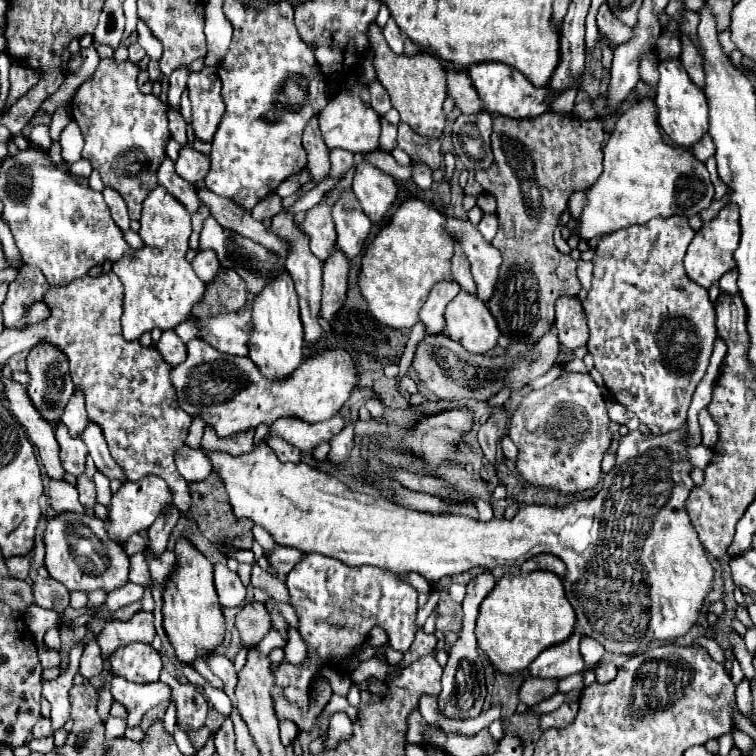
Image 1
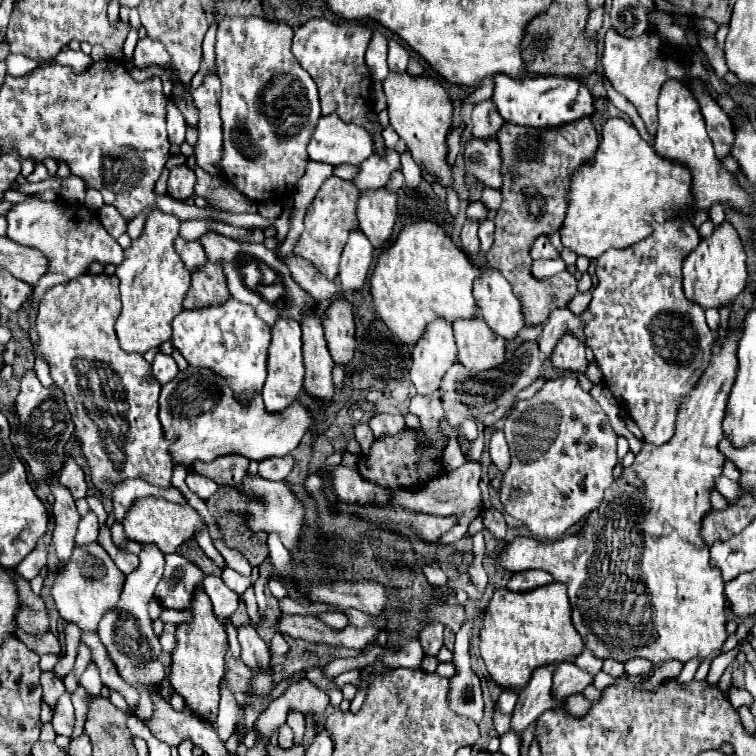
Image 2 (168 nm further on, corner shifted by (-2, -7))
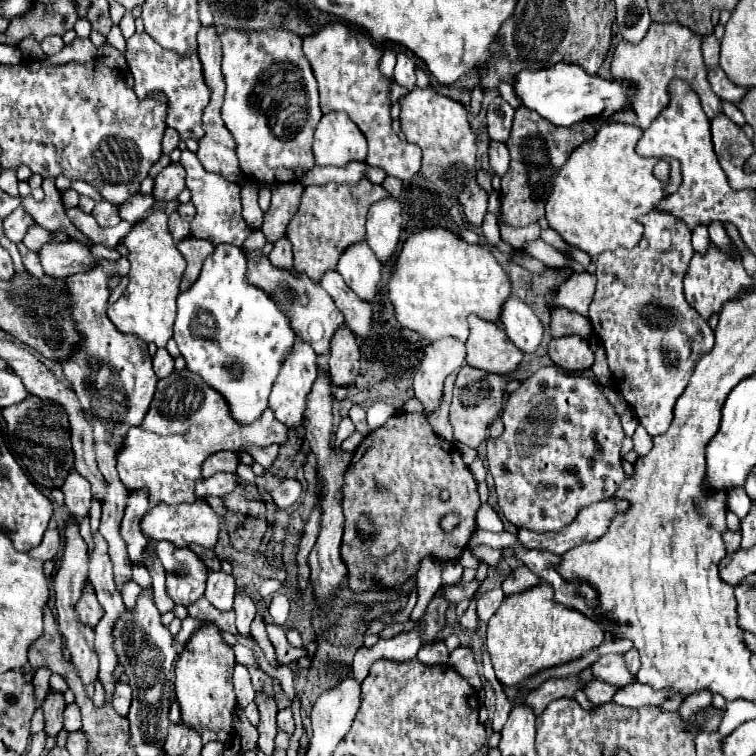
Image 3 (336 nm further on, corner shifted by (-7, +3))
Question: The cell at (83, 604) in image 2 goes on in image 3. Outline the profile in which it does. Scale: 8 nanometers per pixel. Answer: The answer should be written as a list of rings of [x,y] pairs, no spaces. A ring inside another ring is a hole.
[[[85,585],[85,589],[83,589],[81,603],[77,603],[77,615],[79,615],[81,623],[89,625],[89,627],[95,627],[97,621],[101,619],[101,605],[99,605],[91,585]]]

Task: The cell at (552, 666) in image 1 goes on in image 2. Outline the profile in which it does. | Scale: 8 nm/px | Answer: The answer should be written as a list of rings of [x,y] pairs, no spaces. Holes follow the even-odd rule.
[[[556,665],[538,667],[532,673],[532,679],[526,687],[522,687],[514,713],[512,713],[512,729],[522,733],[532,721],[536,721],[548,709],[562,708],[564,701],[551,696],[552,675]]]

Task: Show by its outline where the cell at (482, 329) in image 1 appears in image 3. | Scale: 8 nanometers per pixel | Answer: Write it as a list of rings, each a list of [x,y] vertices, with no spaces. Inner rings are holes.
[[[469,317],[469,339],[467,339],[467,365],[475,367],[475,369],[483,369],[487,373],[495,373],[495,375],[511,375],[521,359],[523,353],[509,341],[509,337],[505,335],[505,329],[499,325],[493,325],[491,321],[481,321],[479,317]]]

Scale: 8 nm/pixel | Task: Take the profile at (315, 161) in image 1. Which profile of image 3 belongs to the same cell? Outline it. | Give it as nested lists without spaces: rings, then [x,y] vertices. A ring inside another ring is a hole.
[[[287,237],[279,239],[273,245],[273,251],[269,253],[269,261],[271,261],[271,265],[275,265],[279,269],[293,269],[293,253],[291,253],[291,243]]]

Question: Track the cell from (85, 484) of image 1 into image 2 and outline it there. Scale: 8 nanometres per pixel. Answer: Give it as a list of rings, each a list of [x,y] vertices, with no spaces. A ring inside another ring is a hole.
[[[88,511],[78,525],[78,533],[76,533],[76,543],[90,543],[96,541],[98,537],[98,517],[94,511]]]

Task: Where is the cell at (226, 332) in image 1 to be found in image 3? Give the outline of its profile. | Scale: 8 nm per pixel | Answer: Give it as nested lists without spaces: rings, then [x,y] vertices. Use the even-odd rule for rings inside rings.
[[[223,243],[217,245],[215,251],[203,261],[203,267],[201,267],[201,273],[199,273],[197,281],[195,281],[187,291],[181,291],[181,293],[179,293],[179,297],[177,297],[177,319],[175,319],[175,325],[173,325],[173,339],[175,339],[175,343],[177,343],[177,347],[179,347],[181,355],[183,355],[183,359],[185,359],[185,363],[187,363],[187,365],[185,365],[187,371],[197,373],[211,389],[215,389],[215,391],[225,399],[225,403],[227,403],[227,407],[229,407],[231,419],[233,419],[235,423],[239,423],[239,425],[251,425],[251,423],[253,423],[255,419],[259,419],[261,413],[269,407],[269,405],[267,405],[267,397],[269,397],[269,393],[271,393],[273,381],[275,381],[275,377],[279,375],[279,369],[281,369],[283,361],[287,359],[287,355],[293,351],[293,345],[295,345],[295,339],[297,339],[297,335],[293,333],[293,329],[291,329],[291,325],[289,325],[289,317],[277,307],[277,303],[273,301],[273,297],[271,297],[267,291],[263,291],[263,289],[255,287],[253,283],[249,283],[245,271],[247,271],[247,259],[245,259],[245,255],[243,255],[243,251],[241,251],[239,247],[235,247],[235,245],[223,245]]]

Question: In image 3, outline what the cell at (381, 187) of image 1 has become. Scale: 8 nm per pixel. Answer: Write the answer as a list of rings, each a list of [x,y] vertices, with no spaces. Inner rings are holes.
[[[395,199],[377,201],[367,215],[367,243],[381,263],[395,253],[401,237],[401,205]]]

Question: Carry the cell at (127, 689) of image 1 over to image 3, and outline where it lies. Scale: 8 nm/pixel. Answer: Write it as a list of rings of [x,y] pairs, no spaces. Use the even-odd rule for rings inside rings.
[[[117,683],[115,697],[113,697],[113,709],[121,717],[125,717],[129,711],[129,705],[131,705],[131,687],[127,683]]]

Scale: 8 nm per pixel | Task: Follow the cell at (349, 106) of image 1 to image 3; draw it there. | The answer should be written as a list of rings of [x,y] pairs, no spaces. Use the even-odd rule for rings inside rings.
[[[333,111],[323,115],[315,129],[313,155],[315,155],[315,165],[319,167],[345,167],[351,161],[363,161],[367,157],[367,141],[365,135],[357,129],[357,125],[353,125],[353,121],[345,113]]]

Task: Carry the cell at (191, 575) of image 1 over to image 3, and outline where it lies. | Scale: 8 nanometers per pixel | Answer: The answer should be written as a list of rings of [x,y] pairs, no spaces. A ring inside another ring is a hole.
[[[203,625],[199,631],[195,631],[177,661],[175,699],[181,709],[181,721],[201,735],[203,745],[207,741],[225,743],[235,735],[233,713],[237,701],[231,683],[233,667],[235,667],[235,655],[223,641],[221,631],[215,625]]]

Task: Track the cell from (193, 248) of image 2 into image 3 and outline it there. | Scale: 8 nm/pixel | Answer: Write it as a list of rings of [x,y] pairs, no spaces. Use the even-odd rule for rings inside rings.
[[[173,211],[173,213],[169,215],[169,231],[171,231],[171,235],[175,237],[175,241],[181,241],[181,239],[189,237],[189,223],[183,221],[177,211]]]

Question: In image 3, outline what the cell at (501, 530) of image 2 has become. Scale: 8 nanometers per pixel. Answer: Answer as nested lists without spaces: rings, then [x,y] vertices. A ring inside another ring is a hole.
[[[489,503],[481,505],[481,509],[477,511],[477,527],[487,531],[503,531],[503,523]]]

